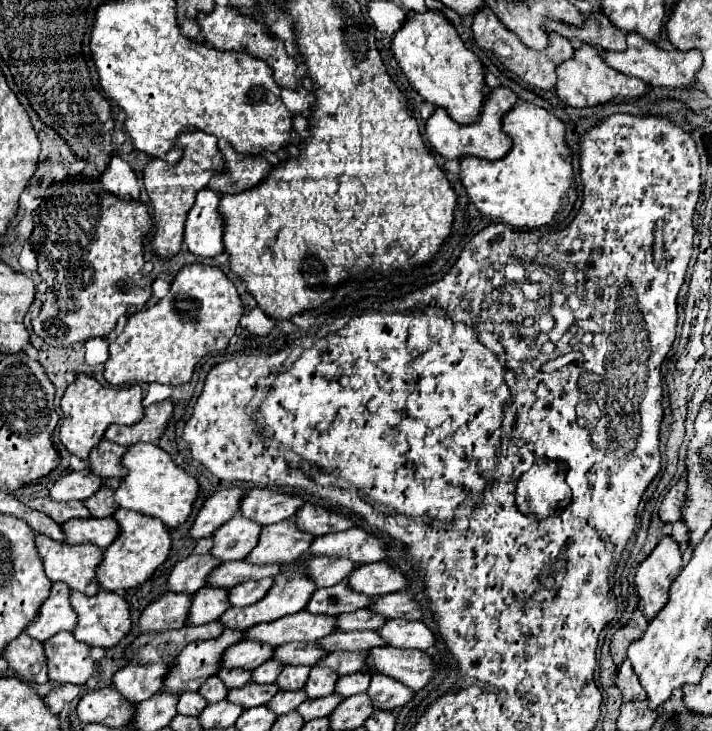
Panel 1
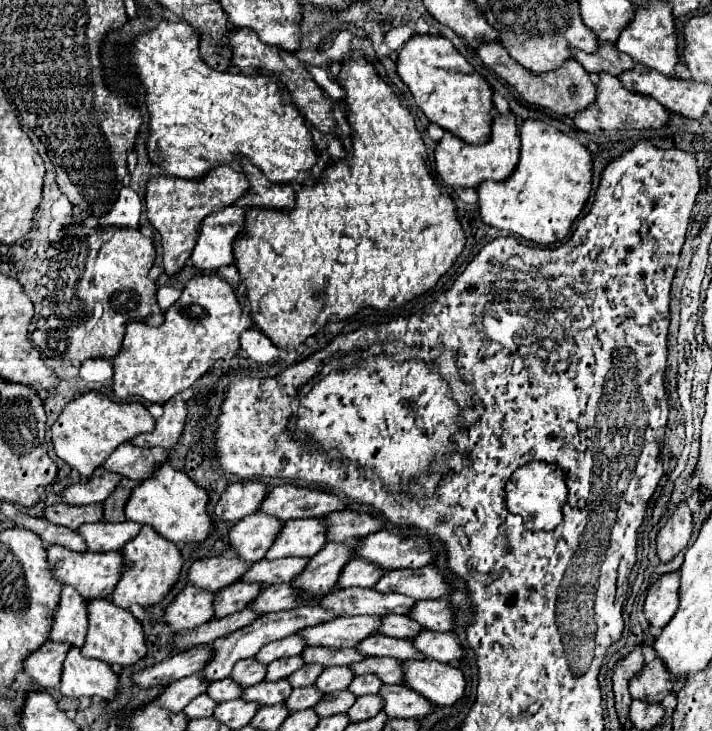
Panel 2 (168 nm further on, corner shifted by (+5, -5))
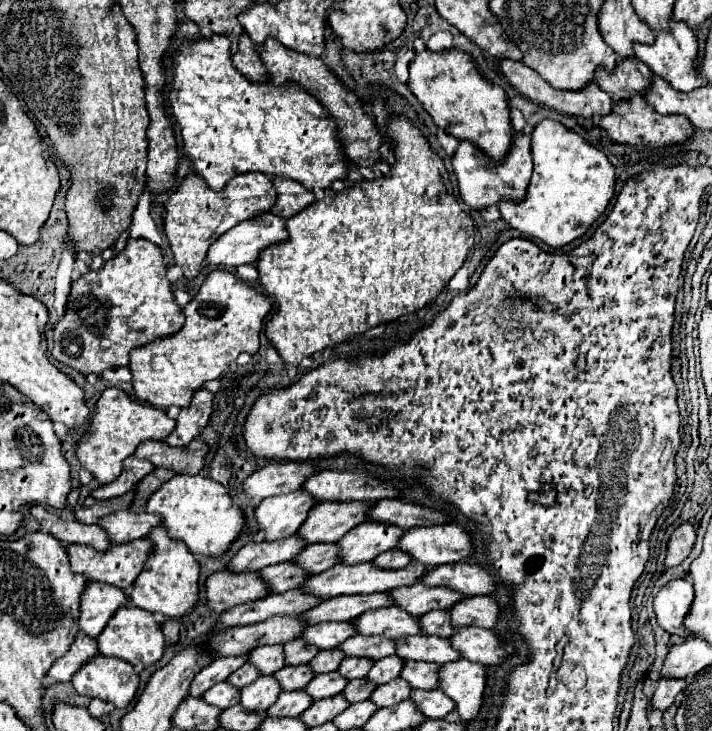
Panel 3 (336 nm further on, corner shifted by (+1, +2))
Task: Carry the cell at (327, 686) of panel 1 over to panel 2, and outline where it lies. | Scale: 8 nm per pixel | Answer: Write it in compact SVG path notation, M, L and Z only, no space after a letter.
M326 667L326 669L318 675L314 687L316 687L320 693L328 695L328 693L332 693L332 691L346 689L352 679L354 679L354 675L352 675L352 671L348 671L348 667Z

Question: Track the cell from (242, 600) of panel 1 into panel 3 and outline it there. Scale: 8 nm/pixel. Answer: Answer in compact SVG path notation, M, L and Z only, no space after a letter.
M362 562L362 564L338 564L336 568L330 568L328 572L320 572L314 574L312 580L308 580L306 586L302 586L304 592L310 592L314 596L320 598L334 598L334 596L342 596L342 594L372 594L372 592L390 592L394 588L400 586L412 586L416 584L426 572L426 566L420 562L410 562L406 568L402 570L386 570L386 568L378 568L372 562Z

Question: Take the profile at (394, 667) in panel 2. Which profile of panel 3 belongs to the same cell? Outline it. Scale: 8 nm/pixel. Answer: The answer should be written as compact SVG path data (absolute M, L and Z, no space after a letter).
M408 660L408 662L404 662L404 670L400 676L404 680L408 680L410 686L416 690L436 690L436 688L440 688L438 670L440 670L440 664Z

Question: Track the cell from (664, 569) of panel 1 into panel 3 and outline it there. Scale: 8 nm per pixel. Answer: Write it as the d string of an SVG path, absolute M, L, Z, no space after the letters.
M688 578L672 580L666 584L654 598L654 612L658 624L668 632L680 638L690 638L692 632L684 626L684 618L690 612L694 600L694 584Z

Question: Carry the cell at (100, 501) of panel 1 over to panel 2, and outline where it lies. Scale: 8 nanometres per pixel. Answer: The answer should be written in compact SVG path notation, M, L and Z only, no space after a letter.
M122 479L118 487L112 491L112 495L104 501L104 521L124 521L124 499L132 493L130 489L136 487L136 481Z

